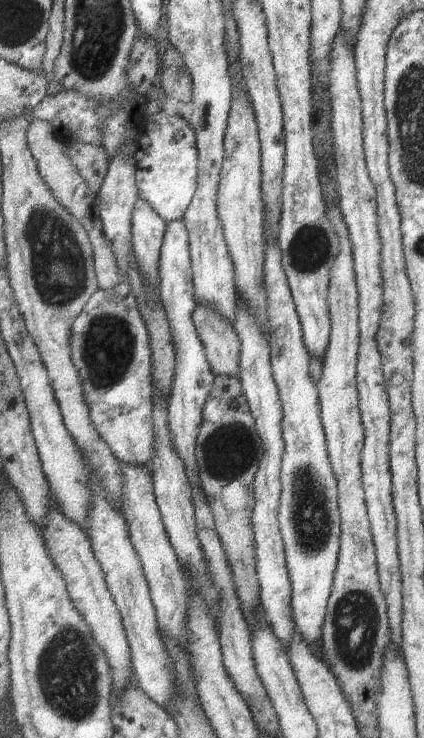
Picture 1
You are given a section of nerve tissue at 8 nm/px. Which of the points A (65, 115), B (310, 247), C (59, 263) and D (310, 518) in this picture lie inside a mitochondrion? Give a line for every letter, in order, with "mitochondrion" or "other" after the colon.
A: other
B: mitochondrion
C: mitochondrion
D: mitochondrion

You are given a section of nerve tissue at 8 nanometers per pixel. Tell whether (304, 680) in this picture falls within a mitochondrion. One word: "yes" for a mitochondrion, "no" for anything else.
no

